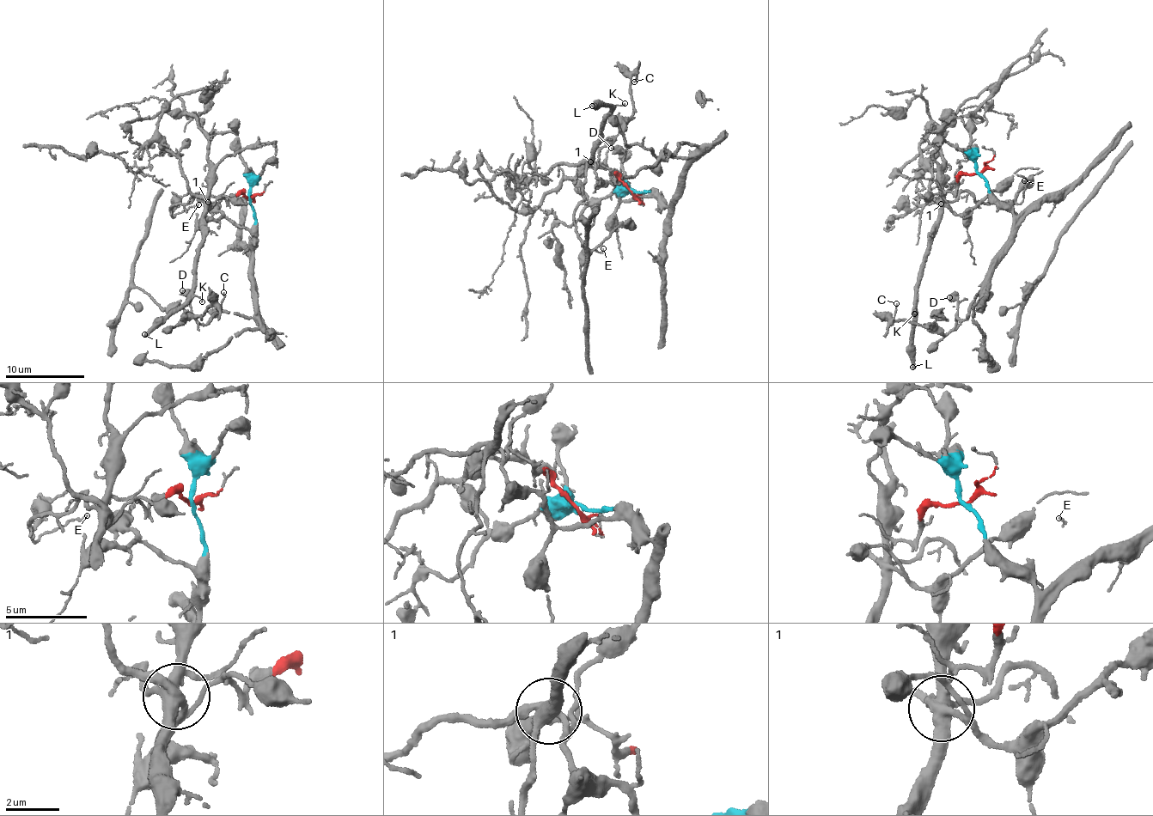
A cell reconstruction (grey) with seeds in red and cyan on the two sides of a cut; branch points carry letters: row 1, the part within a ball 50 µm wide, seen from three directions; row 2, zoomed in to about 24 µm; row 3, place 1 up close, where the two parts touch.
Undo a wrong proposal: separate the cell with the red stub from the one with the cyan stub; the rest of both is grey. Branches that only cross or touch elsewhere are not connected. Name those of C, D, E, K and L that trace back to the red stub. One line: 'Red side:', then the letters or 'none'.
Red side: E, K, L

